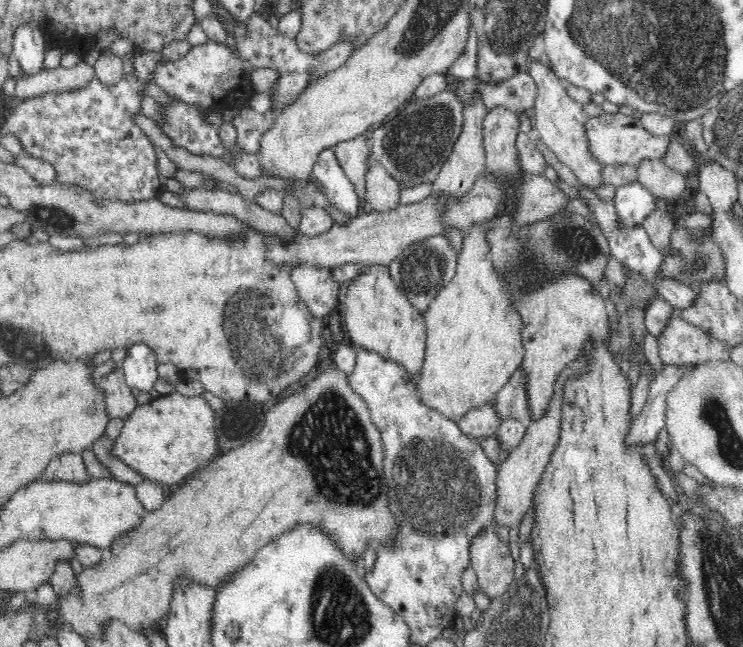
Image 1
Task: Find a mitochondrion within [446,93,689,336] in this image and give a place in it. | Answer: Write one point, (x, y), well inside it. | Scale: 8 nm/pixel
(565, 242)

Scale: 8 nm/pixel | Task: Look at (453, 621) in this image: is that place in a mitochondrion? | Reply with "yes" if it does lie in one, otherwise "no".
no

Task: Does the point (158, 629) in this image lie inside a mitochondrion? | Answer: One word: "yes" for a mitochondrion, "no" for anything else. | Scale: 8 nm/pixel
no

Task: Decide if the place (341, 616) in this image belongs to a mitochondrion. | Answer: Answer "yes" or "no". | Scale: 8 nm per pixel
yes

